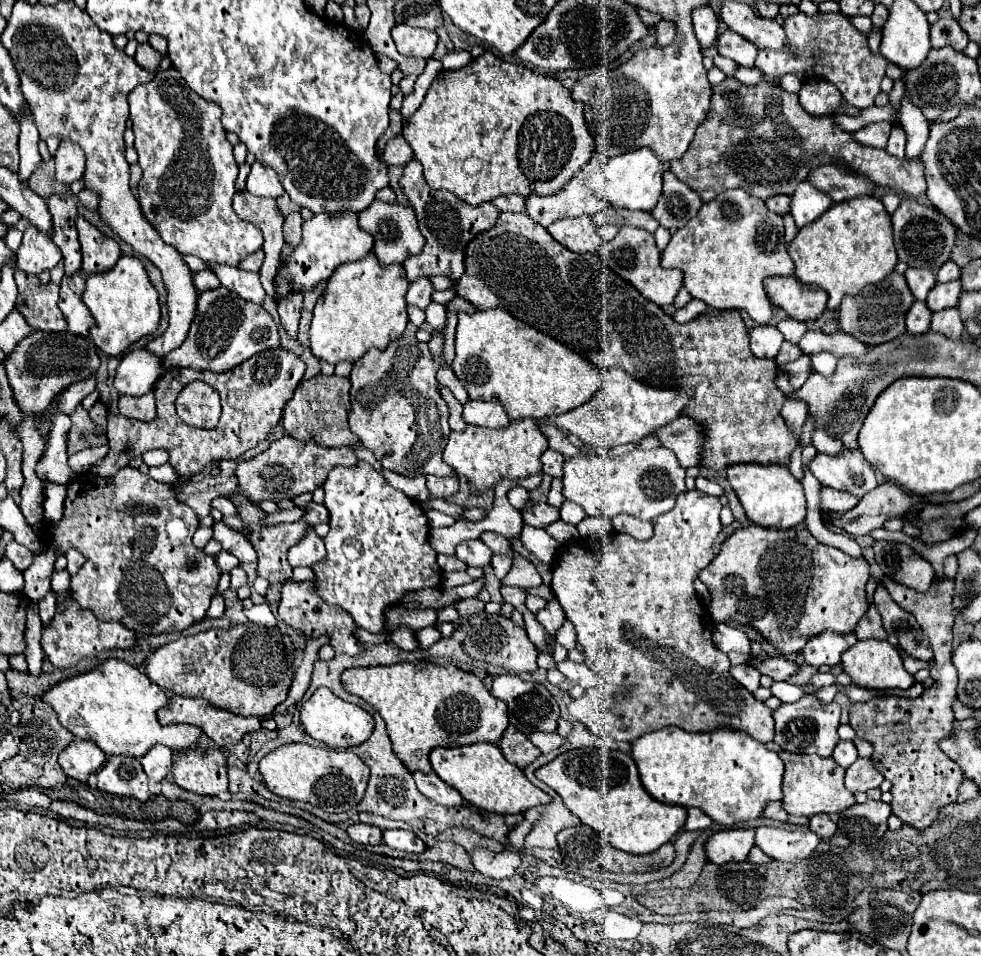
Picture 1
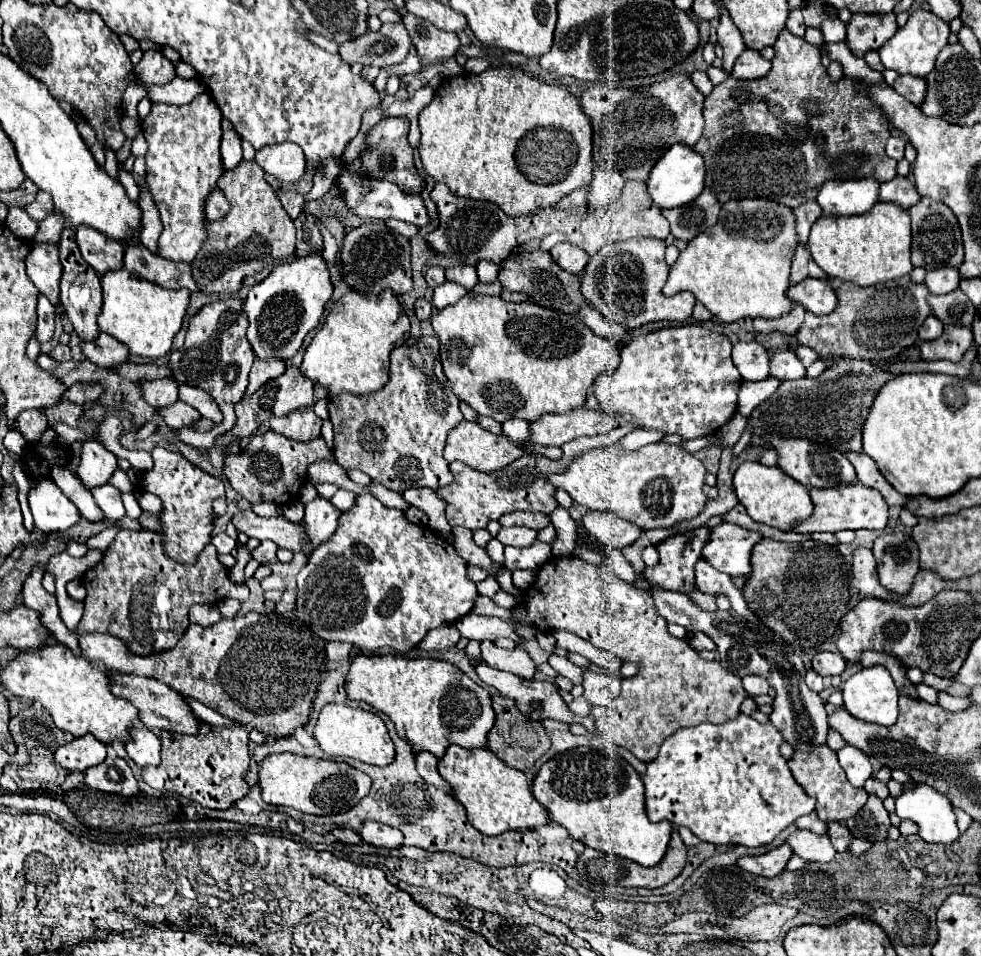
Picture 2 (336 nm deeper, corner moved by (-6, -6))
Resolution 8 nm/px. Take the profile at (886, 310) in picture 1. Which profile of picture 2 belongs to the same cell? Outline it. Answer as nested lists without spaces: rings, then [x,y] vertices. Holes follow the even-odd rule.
[[[910,276],[888,280],[868,288],[860,288],[850,282],[838,286],[838,306],[828,316],[806,314],[796,338],[800,344],[810,346],[820,358],[864,358],[886,360],[900,354],[904,348],[918,340],[918,328],[930,314],[926,302],[928,290],[924,284],[914,284]]]

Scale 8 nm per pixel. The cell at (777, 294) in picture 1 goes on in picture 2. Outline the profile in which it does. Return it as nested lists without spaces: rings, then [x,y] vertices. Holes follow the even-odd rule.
[[[806,278],[786,290],[786,296],[804,306],[806,312],[812,312],[814,316],[826,316],[836,308],[836,292],[830,286],[828,280],[816,280]]]

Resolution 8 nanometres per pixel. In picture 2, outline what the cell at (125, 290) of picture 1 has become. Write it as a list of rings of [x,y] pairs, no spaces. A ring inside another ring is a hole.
[[[126,268],[110,270],[102,276],[104,306],[98,316],[98,326],[102,332],[114,336],[118,342],[126,344],[130,354],[144,358],[160,358],[170,352],[172,338],[182,326],[182,318],[188,306],[188,290],[166,290],[150,280],[136,278]]]

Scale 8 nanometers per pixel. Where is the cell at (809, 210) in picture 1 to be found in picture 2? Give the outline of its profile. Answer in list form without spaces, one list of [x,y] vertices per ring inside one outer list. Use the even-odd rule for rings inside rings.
[[[874,178],[826,182],[818,192],[816,202],[822,208],[822,216],[864,214],[878,202],[878,186],[880,184]]]

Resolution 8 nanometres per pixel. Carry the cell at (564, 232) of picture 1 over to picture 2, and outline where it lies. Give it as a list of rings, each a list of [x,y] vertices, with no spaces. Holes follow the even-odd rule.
[[[562,242],[562,244],[556,244],[552,250],[550,250],[552,258],[556,260],[556,264],[566,270],[566,272],[572,272],[572,274],[582,274],[584,268],[586,268],[586,262],[590,260],[590,256],[586,254],[586,250],[570,244],[570,242]]]

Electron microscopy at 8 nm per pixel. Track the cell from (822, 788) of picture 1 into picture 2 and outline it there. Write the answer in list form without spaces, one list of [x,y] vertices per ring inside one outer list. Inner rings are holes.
[[[818,746],[812,752],[794,752],[792,760],[788,760],[788,766],[792,770],[794,780],[804,788],[804,792],[812,798],[816,798],[816,814],[824,822],[832,820],[848,820],[852,818],[868,800],[868,792],[864,788],[854,788],[842,766],[838,764],[836,752],[828,746]]]

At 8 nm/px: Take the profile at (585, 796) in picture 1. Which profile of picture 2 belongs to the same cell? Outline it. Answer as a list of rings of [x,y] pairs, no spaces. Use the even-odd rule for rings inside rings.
[[[586,746],[558,754],[540,766],[532,782],[532,794],[550,810],[552,820],[594,850],[616,854],[642,866],[656,866],[666,854],[672,824],[668,820],[656,824],[648,820],[642,778],[622,756]]]

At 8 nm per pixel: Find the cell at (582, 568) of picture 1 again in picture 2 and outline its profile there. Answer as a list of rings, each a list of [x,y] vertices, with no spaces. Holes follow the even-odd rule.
[[[574,556],[554,558],[554,560],[546,562],[546,564],[538,570],[536,582],[534,582],[534,584],[530,586],[530,590],[526,592],[526,602],[524,602],[518,610],[514,610],[514,616],[516,616],[518,622],[522,622],[522,624],[534,624],[534,626],[540,628],[540,630],[568,630],[568,632],[574,632],[574,634],[578,634],[580,638],[588,640],[588,642],[590,642],[592,646],[596,646],[598,650],[604,650],[604,652],[608,652],[608,654],[614,654],[614,656],[620,658],[622,662],[638,664],[638,674],[636,674],[636,676],[630,676],[630,678],[622,678],[622,680],[620,680],[620,682],[622,682],[622,690],[620,690],[618,698],[614,698],[608,706],[601,706],[600,708],[604,710],[602,716],[600,716],[600,718],[593,718],[596,732],[598,732],[598,736],[602,738],[602,749],[600,752],[610,752],[610,754],[622,756],[622,754],[618,754],[618,748],[626,748],[626,750],[630,750],[638,760],[642,760],[642,762],[650,762],[650,760],[654,760],[654,758],[658,756],[658,748],[660,748],[662,740],[668,738],[670,734],[674,734],[678,728],[698,726],[698,724],[702,724],[702,722],[724,724],[724,722],[728,722],[728,720],[738,718],[738,714],[740,714],[740,704],[742,704],[744,698],[748,696],[746,690],[742,688],[742,680],[740,680],[738,676],[726,672],[726,670],[720,666],[720,662],[716,662],[716,660],[710,662],[710,660],[700,658],[698,650],[690,648],[688,642],[686,642],[684,638],[676,638],[676,636],[672,636],[672,634],[668,632],[668,622],[658,614],[658,610],[656,610],[656,606],[654,606],[652,590],[642,590],[642,588],[636,588],[634,584],[628,584],[628,582],[616,578],[616,574],[610,572],[610,568],[606,568],[606,566],[594,566],[594,564],[588,564],[588,562],[584,562],[584,560],[580,560],[580,558],[574,558]],[[611,740],[614,744],[618,744],[618,747],[611,749]]]

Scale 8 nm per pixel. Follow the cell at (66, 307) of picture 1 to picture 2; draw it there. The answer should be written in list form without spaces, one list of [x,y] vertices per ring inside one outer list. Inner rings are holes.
[[[98,334],[96,340],[90,342],[80,342],[84,356],[94,362],[100,368],[114,368],[122,362],[128,360],[128,350],[126,346],[122,346],[122,342],[118,342],[116,338],[110,338],[108,334]]]

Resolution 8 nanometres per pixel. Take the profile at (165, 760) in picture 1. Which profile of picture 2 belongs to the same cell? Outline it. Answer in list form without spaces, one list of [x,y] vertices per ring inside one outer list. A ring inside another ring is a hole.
[[[136,724],[132,728],[132,738],[134,740],[126,744],[128,756],[142,768],[158,766],[158,762],[160,762],[160,748],[162,748],[160,738],[152,730],[142,726],[142,724]]]

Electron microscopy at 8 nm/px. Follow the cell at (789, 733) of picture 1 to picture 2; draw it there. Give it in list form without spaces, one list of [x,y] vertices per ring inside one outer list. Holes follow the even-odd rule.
[[[652,588],[652,594],[656,600],[658,612],[668,622],[676,622],[690,632],[700,630],[700,632],[706,632],[708,636],[712,636],[712,640],[716,642],[716,648],[718,648],[720,664],[726,670],[730,670],[734,676],[744,678],[744,676],[754,674],[754,676],[764,676],[770,682],[770,686],[778,692],[778,698],[774,698],[774,704],[772,704],[774,712],[770,714],[770,722],[780,730],[784,740],[794,750],[806,752],[806,750],[814,750],[814,748],[826,744],[830,726],[828,726],[828,714],[826,714],[824,702],[820,700],[820,696],[816,692],[808,690],[808,686],[804,682],[806,670],[804,670],[800,656],[794,654],[794,650],[780,636],[776,636],[764,624],[750,622],[734,612],[730,614],[730,612],[722,612],[722,610],[716,610],[716,612],[702,610],[700,606],[696,606],[690,598],[686,598],[680,592]]]

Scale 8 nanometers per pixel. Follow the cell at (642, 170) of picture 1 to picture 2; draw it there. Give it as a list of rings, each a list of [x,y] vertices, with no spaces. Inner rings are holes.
[[[674,144],[670,150],[666,150],[666,154],[650,170],[646,188],[648,188],[652,202],[658,208],[678,208],[678,206],[692,202],[704,190],[704,174],[706,170],[704,170],[702,156],[696,154],[690,146]]]

